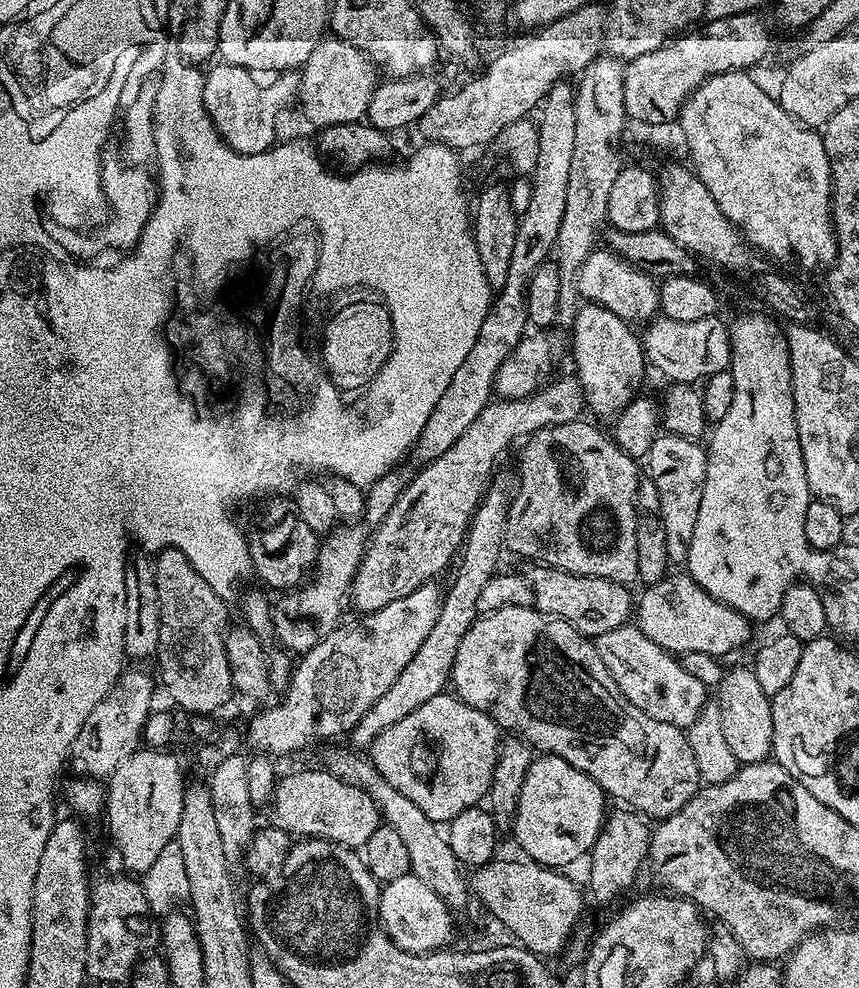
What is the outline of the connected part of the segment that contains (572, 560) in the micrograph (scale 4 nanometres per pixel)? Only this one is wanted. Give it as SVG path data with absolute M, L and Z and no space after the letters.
M581 418L569 424L555 424L549 428L543 428L531 433L523 441L524 449L520 452L520 485L516 488L516 494L511 497L508 506L508 520L505 522L504 543L507 551L517 552L520 556L532 560L528 562L539 562L550 568L560 568L563 572L569 572L575 576L597 576L613 580L619 584L631 585L638 577L638 534L636 533L636 491L642 479L641 473L636 473L637 461L626 455L623 450L615 444L615 441L607 435L604 436L592 424L587 424L587 419Z

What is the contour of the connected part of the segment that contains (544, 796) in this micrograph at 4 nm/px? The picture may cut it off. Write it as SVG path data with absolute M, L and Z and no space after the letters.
M540 754L533 759L530 770L526 774L526 782L522 782L511 831L516 832L516 840L520 843L521 850L525 852L523 855L529 861L548 868L564 870L567 869L567 864L574 863L579 856L587 857L591 853L600 834L600 828L604 825L606 815L604 800L606 801L606 794L596 785L594 778L570 766L570 762L562 758Z

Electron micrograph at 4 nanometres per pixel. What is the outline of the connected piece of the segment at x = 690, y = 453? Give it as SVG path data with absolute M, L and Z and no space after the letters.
M671 434L657 435L646 457L647 475L658 486L660 523L666 534L666 554L673 565L683 565L688 558L698 510L702 506L702 490L706 482L708 453L697 441Z

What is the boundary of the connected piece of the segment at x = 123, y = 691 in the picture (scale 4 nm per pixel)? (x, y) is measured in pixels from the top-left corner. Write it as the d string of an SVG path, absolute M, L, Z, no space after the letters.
M131 668L121 672L112 689L106 694L104 701L94 710L90 710L90 718L86 718L86 722L82 725L82 730L74 742L72 756L80 763L80 768L84 771L81 773L85 777L107 778L111 776L114 770L118 770L118 766L122 766L122 762L126 762L126 758L130 758L141 747L144 727L148 717L154 711L154 705L152 705L152 680L154 684L154 676L153 673L151 676L148 672L139 672L138 669Z

